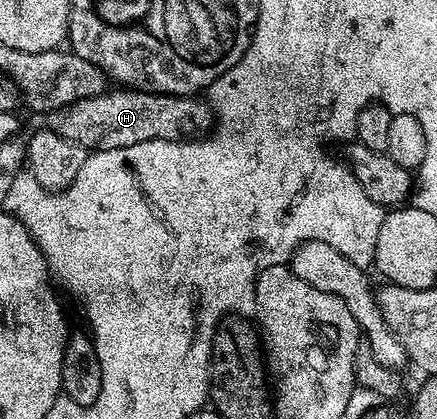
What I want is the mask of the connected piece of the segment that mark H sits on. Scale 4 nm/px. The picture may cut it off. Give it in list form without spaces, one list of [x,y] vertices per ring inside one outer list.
[[[106,90],[66,108],[44,113],[48,131],[83,146],[86,153],[119,150],[152,140],[197,138],[214,127],[213,109],[204,99],[193,96],[165,96],[161,92]]]

